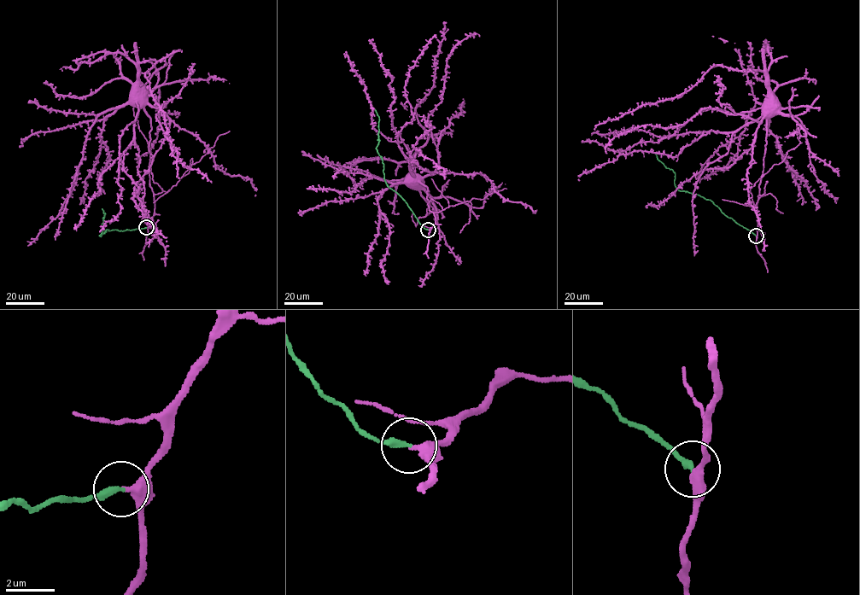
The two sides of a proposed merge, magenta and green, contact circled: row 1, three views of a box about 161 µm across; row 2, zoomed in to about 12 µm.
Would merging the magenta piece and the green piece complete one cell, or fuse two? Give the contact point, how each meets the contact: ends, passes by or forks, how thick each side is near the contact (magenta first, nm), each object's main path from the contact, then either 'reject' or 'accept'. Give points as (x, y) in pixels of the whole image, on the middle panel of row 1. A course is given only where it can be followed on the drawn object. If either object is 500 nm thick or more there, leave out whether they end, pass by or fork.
at (428, 230); magenta passes by; green ends there; 280 nm thick on the magenta side, 280 nm on the other; magenta runs (428, 230), (434, 214), (427, 186), (412, 167), (412, 157), (427, 136), (416, 105), (433, 85), (446, 23); green runs (428, 230), (421, 225), (403, 200), (386, 184), (383, 164), (376, 148), (379, 140), (379, 117), (375, 109); accept

